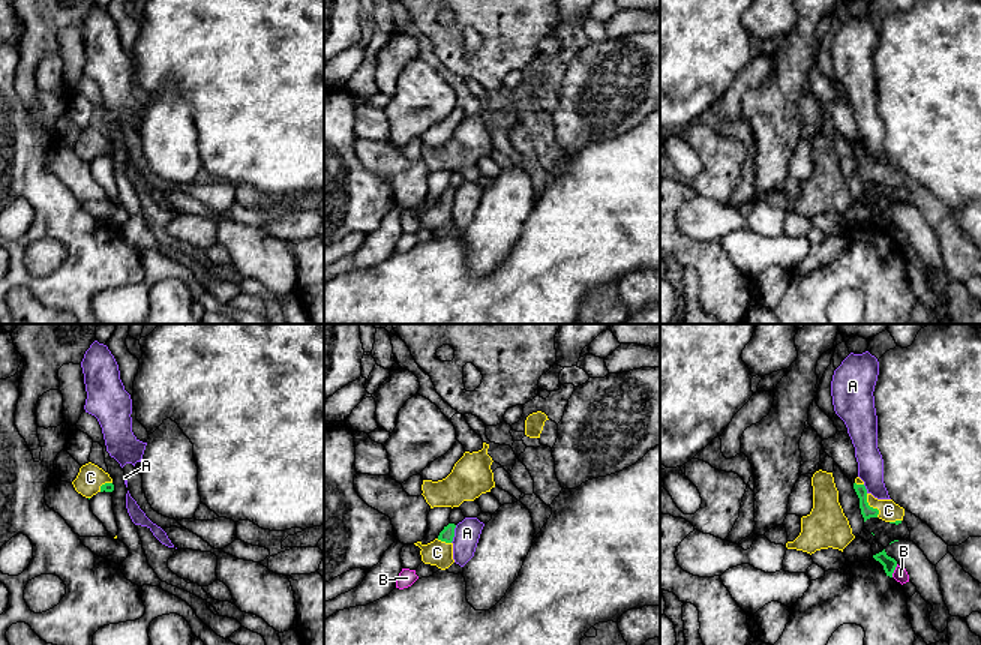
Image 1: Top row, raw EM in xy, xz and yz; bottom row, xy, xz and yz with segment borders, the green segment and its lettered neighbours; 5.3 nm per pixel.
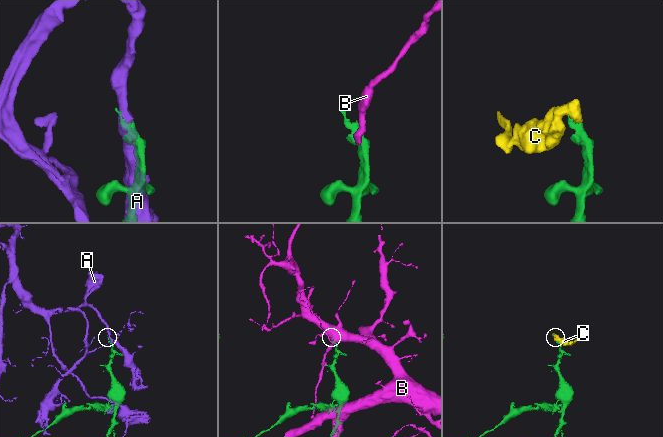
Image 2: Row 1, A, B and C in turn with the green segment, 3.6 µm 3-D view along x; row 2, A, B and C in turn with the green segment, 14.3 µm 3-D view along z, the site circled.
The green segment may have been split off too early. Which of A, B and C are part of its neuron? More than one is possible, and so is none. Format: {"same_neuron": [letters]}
{"same_neuron": ["C"]}

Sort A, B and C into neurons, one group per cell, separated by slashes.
A / B / C

